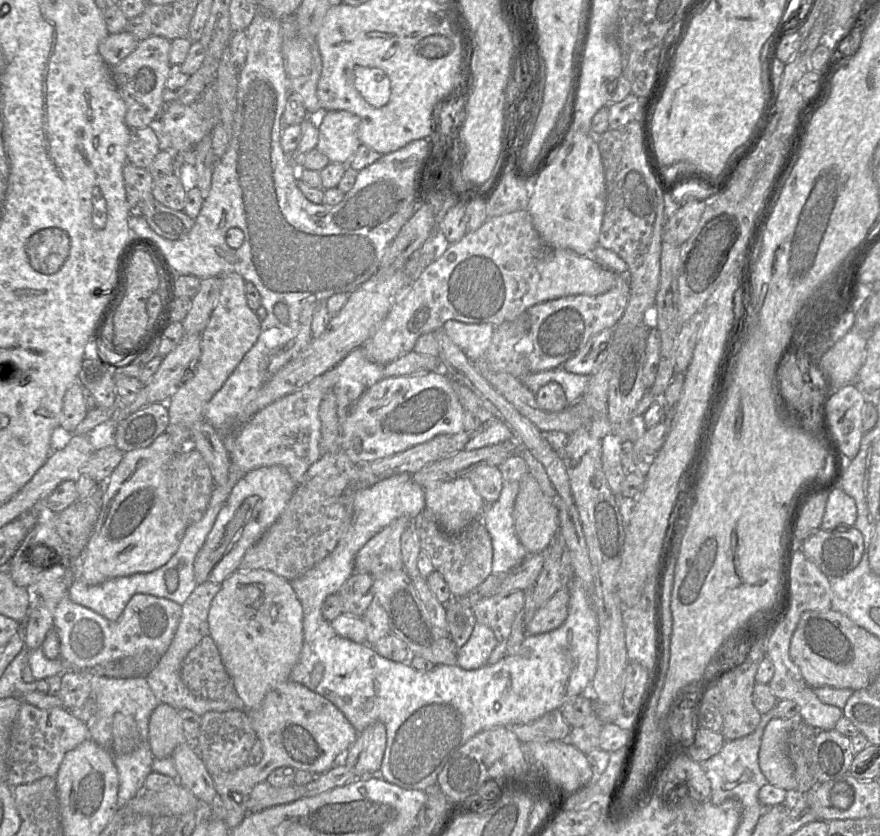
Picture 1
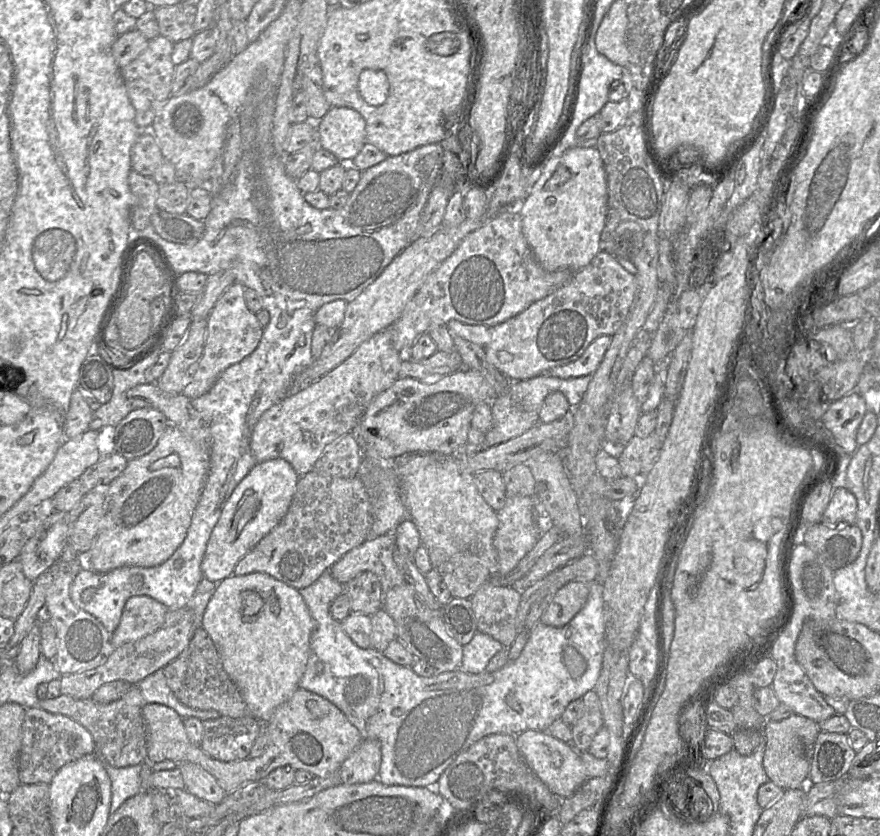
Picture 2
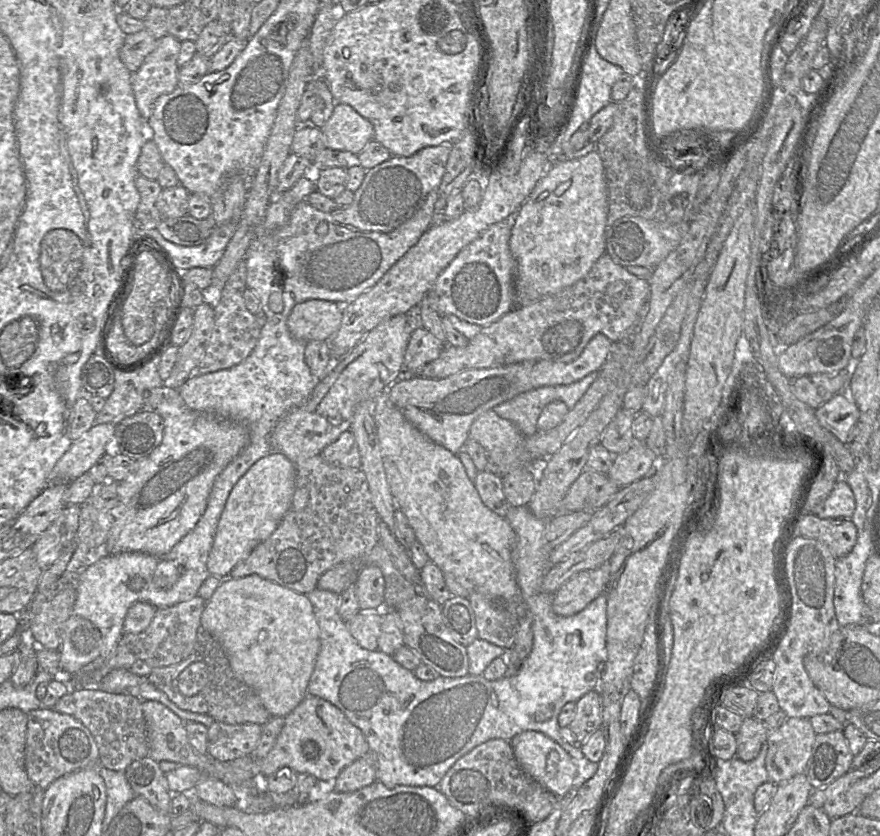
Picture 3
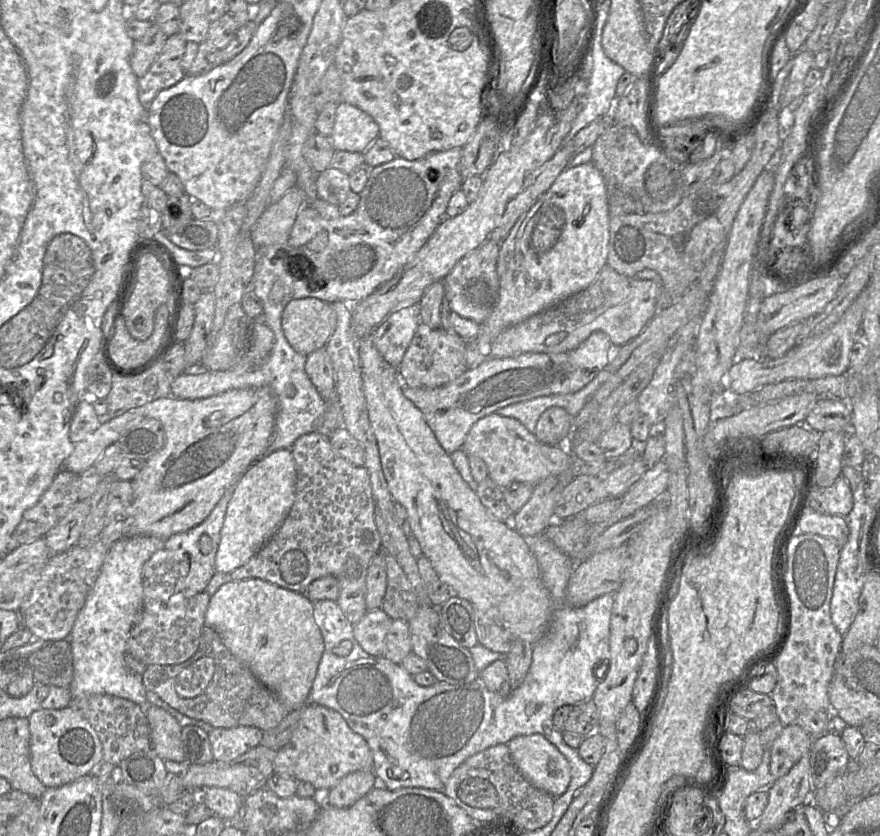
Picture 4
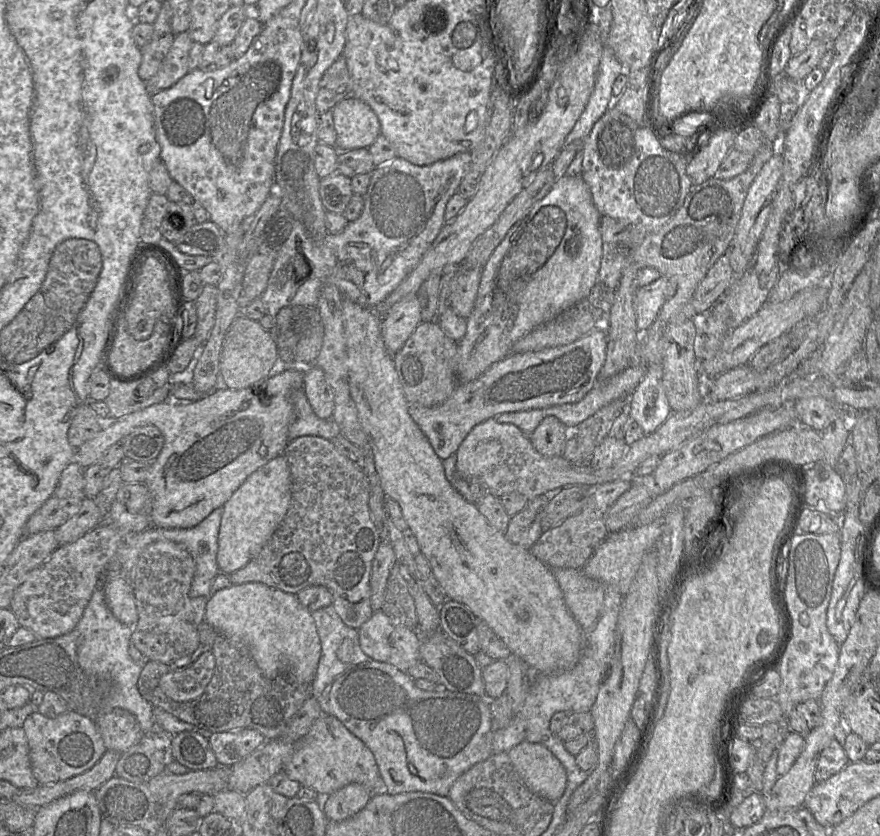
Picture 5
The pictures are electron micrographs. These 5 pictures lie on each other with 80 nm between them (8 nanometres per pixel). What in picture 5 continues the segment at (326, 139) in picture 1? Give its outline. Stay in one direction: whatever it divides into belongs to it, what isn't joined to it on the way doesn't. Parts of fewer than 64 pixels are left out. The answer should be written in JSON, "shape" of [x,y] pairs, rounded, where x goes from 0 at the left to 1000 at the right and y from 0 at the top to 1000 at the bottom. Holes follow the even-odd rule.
{"shape":[[[398,114],[377,130],[382,157],[382,178],[418,177],[433,157],[432,146],[422,128]]]}

